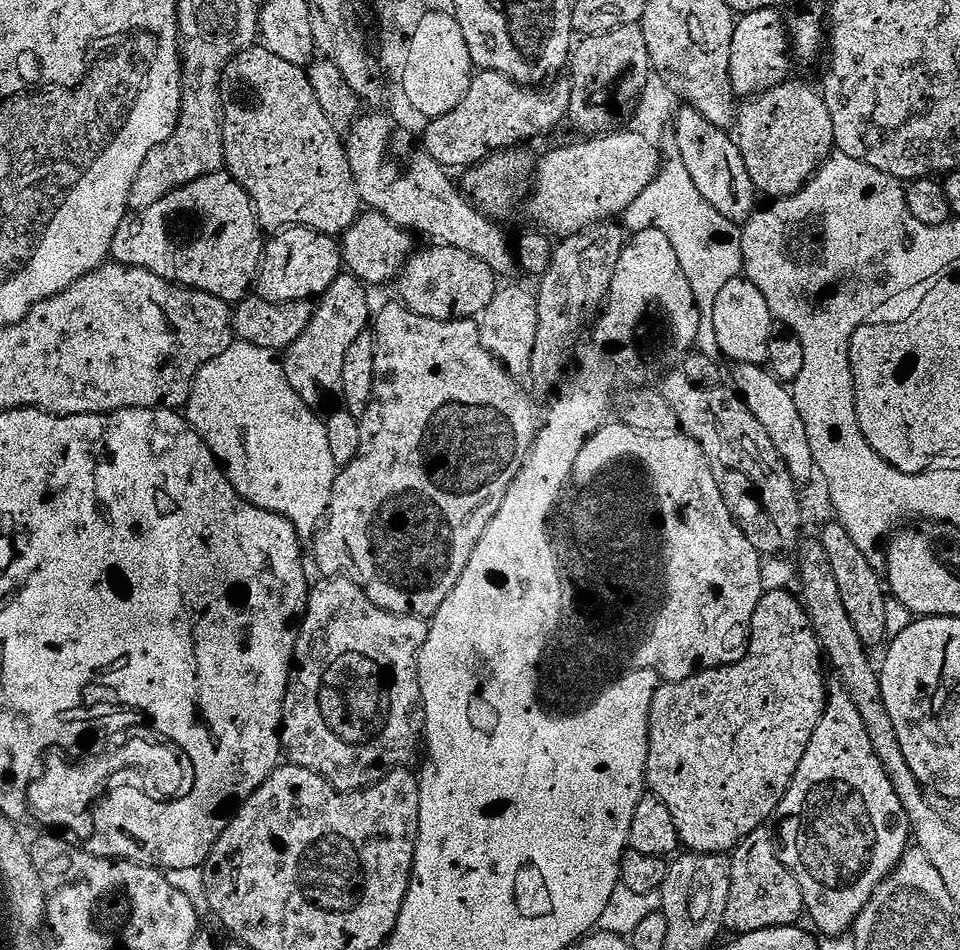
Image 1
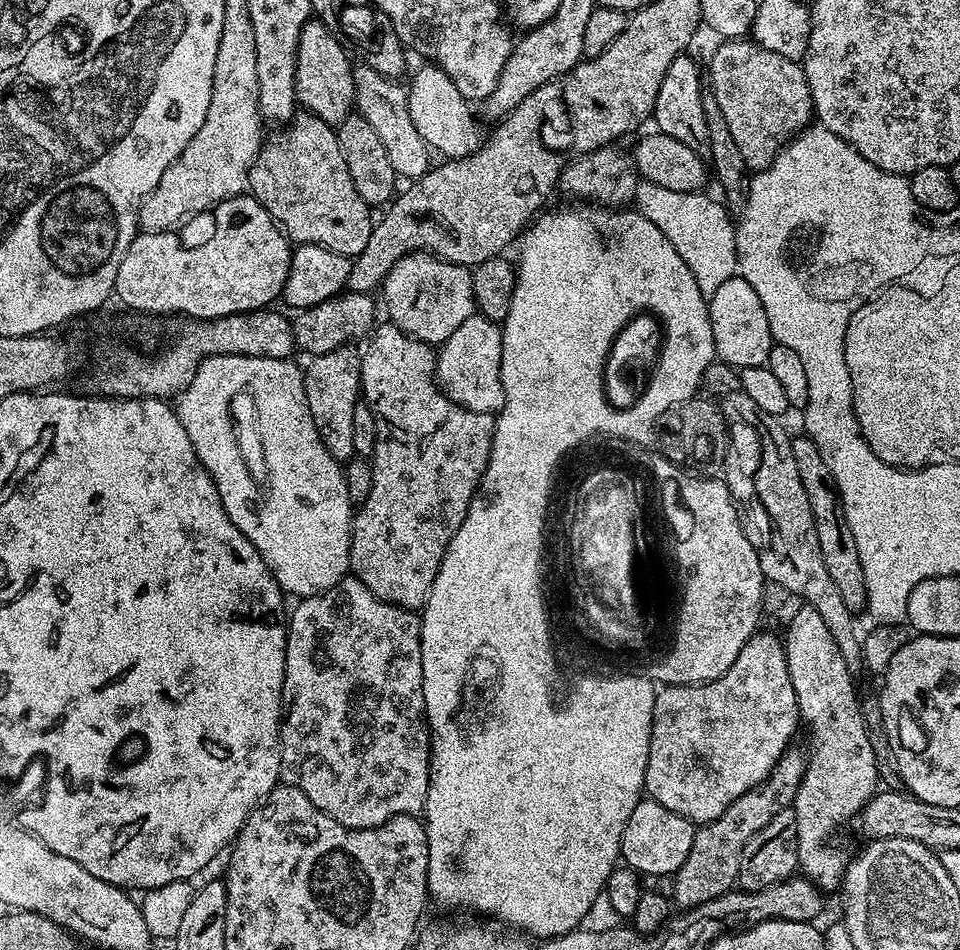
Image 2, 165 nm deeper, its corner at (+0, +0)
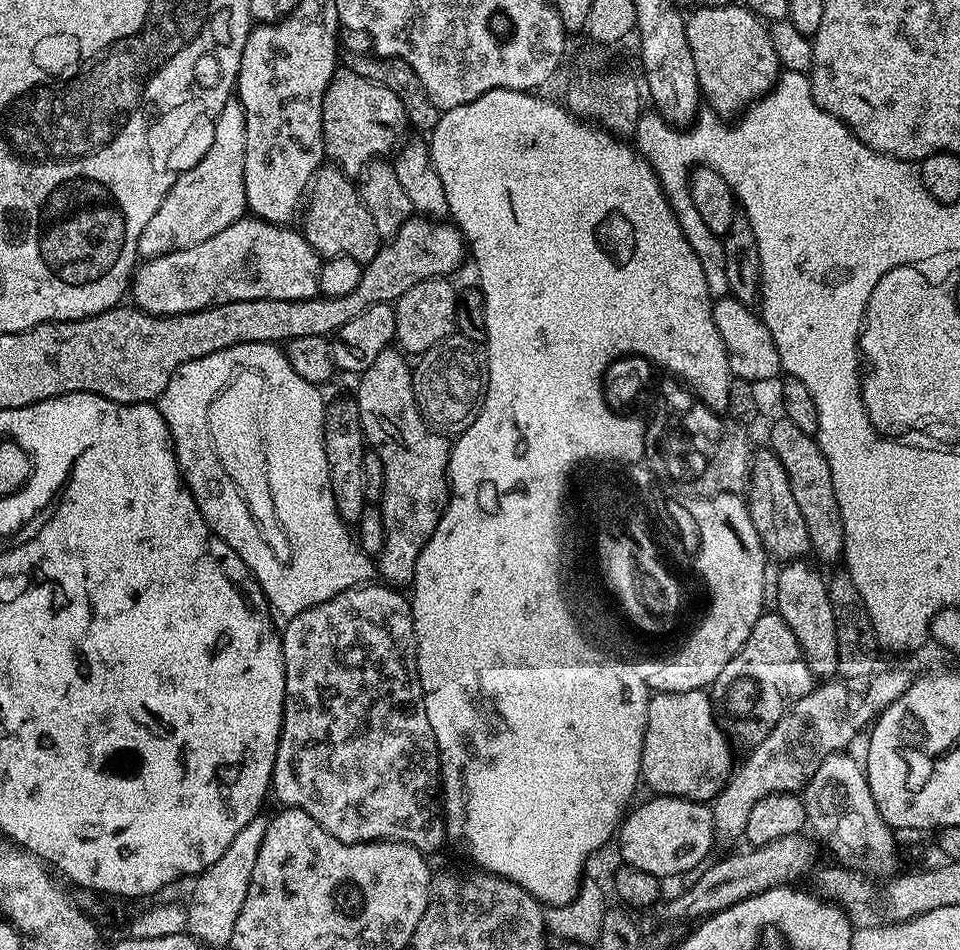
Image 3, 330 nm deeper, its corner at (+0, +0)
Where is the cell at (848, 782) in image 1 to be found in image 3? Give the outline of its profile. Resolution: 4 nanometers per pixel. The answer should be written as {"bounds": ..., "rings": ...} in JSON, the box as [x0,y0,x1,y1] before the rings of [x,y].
{"bounds":[775,559,838,678],"rings":[[[807,559],[789,560],[780,568],[778,574],[778,602],[775,611],[788,623],[794,638],[798,638],[804,661],[810,666],[813,677],[832,678],[837,675],[838,666],[838,639],[835,633],[834,613],[831,610],[828,586],[825,577],[820,577],[820,572],[815,568],[815,563],[807,564]]]}

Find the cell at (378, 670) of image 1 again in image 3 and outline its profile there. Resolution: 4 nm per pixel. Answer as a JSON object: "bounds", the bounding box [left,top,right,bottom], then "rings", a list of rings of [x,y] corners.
{"bounds":[271,582,446,854],"rings":[[[369,582],[362,584],[358,588],[348,588],[342,594],[338,594],[334,598],[330,598],[326,602],[322,602],[313,608],[307,608],[304,612],[291,617],[287,621],[288,624],[282,628],[282,643],[284,645],[284,677],[286,678],[286,686],[284,687],[284,721],[280,727],[280,745],[276,751],[276,765],[272,768],[272,786],[271,791],[277,796],[279,802],[286,808],[297,808],[306,814],[310,814],[310,818],[314,818],[314,822],[318,822],[318,826],[322,826],[322,830],[329,832],[334,838],[338,838],[338,842],[346,842],[347,844],[369,844],[375,840],[393,840],[394,842],[402,842],[403,844],[413,844],[416,849],[425,854],[436,852],[444,844],[444,828],[446,829],[446,817],[442,807],[441,792],[442,781],[440,778],[440,751],[436,745],[434,738],[434,730],[430,730],[430,718],[426,718],[426,706],[424,705],[424,691],[420,685],[420,675],[418,674],[418,666],[416,665],[416,631],[414,630],[414,622],[412,621],[412,606],[407,595],[399,596],[397,589],[392,586],[385,586],[383,583]]]}

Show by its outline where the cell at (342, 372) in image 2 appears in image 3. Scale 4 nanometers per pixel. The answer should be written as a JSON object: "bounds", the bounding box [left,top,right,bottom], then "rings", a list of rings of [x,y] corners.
{"bounds":[324,399,366,526],"rings":[[[355,399],[340,400],[327,409],[324,417],[324,449],[330,470],[330,486],[334,494],[334,506],[345,524],[355,526],[362,518],[366,498],[366,482],[362,474],[362,462],[366,451],[364,429],[360,426],[360,411]]]}

